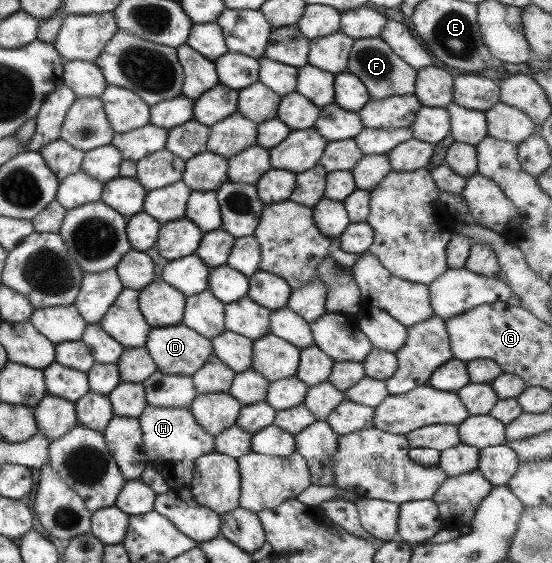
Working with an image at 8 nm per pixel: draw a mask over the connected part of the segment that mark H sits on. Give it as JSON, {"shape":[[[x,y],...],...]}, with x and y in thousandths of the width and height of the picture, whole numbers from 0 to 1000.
{"shape":[[[264,721],[248,741],[268,826],[297,849],[308,869],[335,874],[348,854],[351,819],[388,799],[388,780],[359,757],[342,725]]]}

